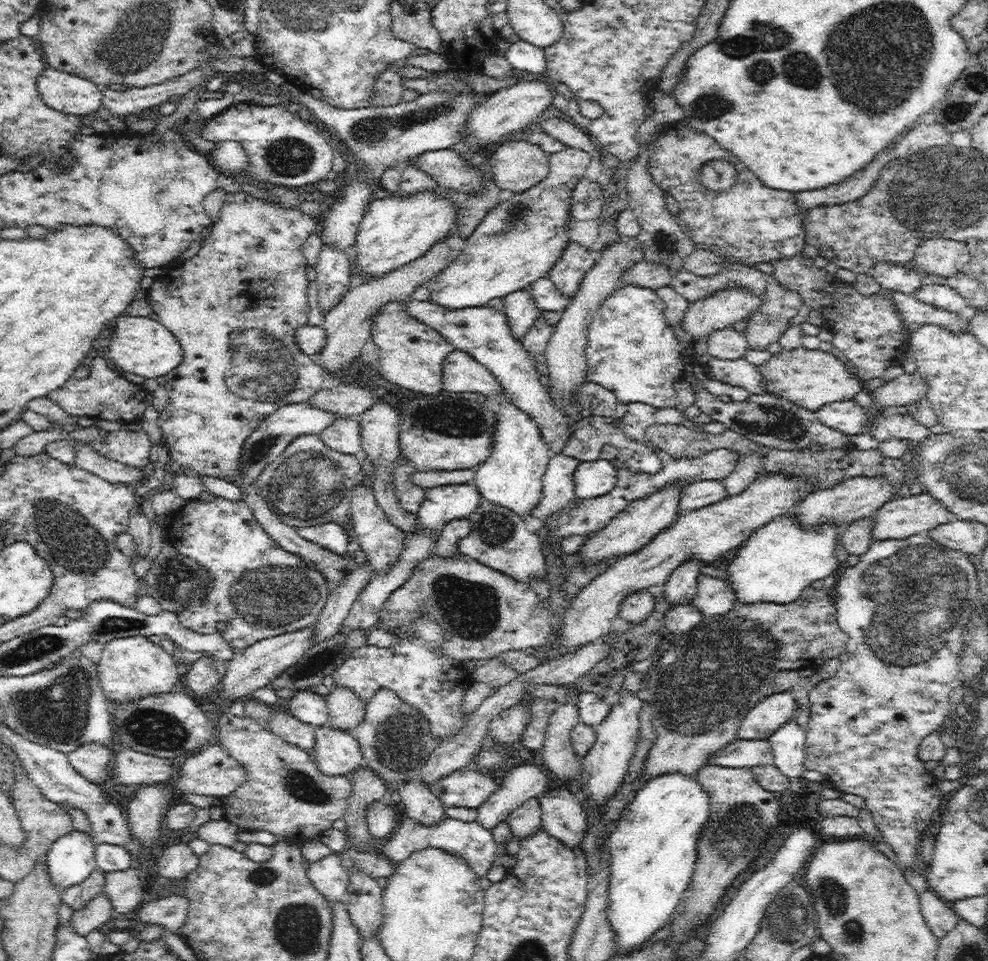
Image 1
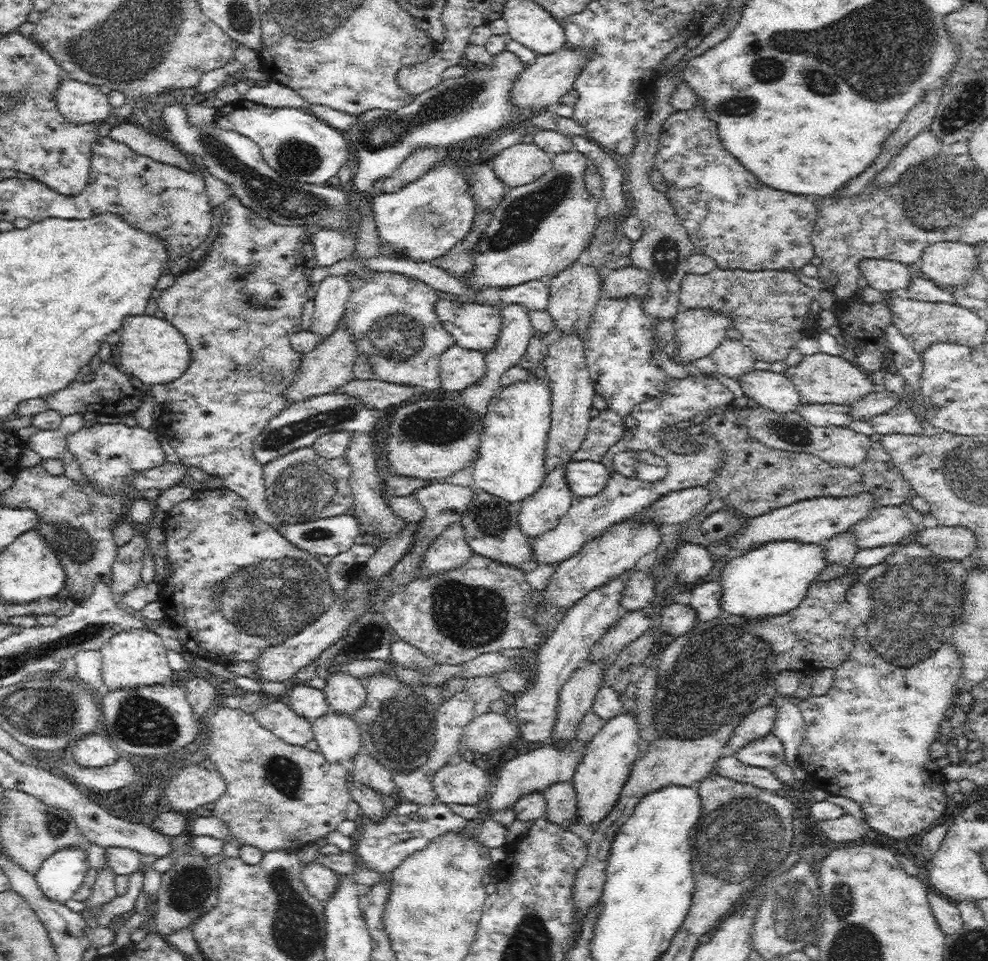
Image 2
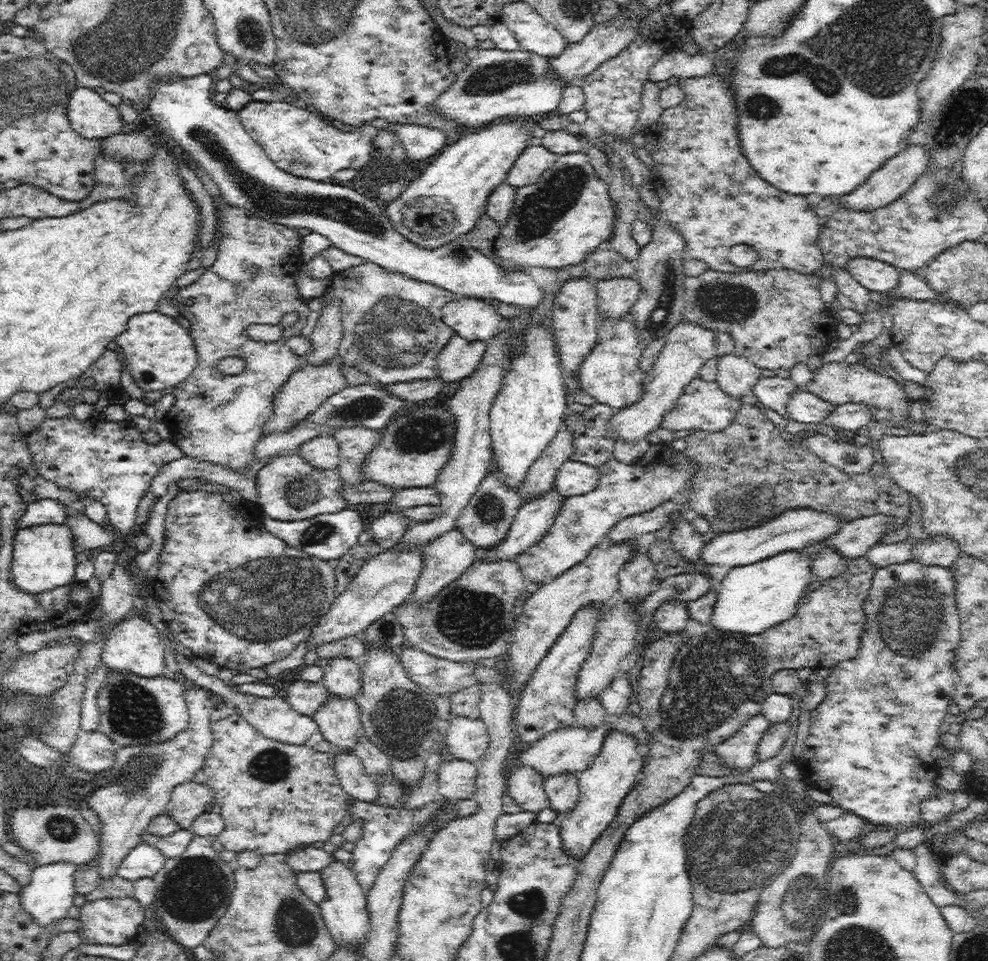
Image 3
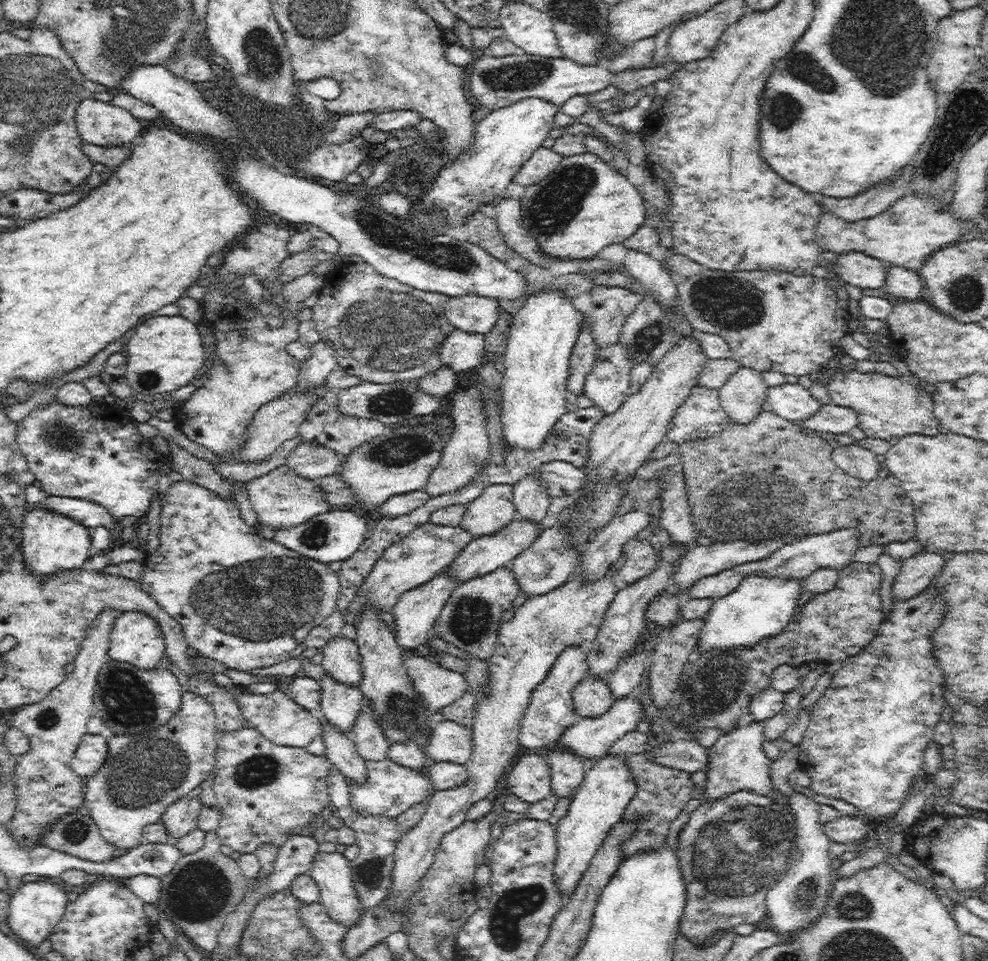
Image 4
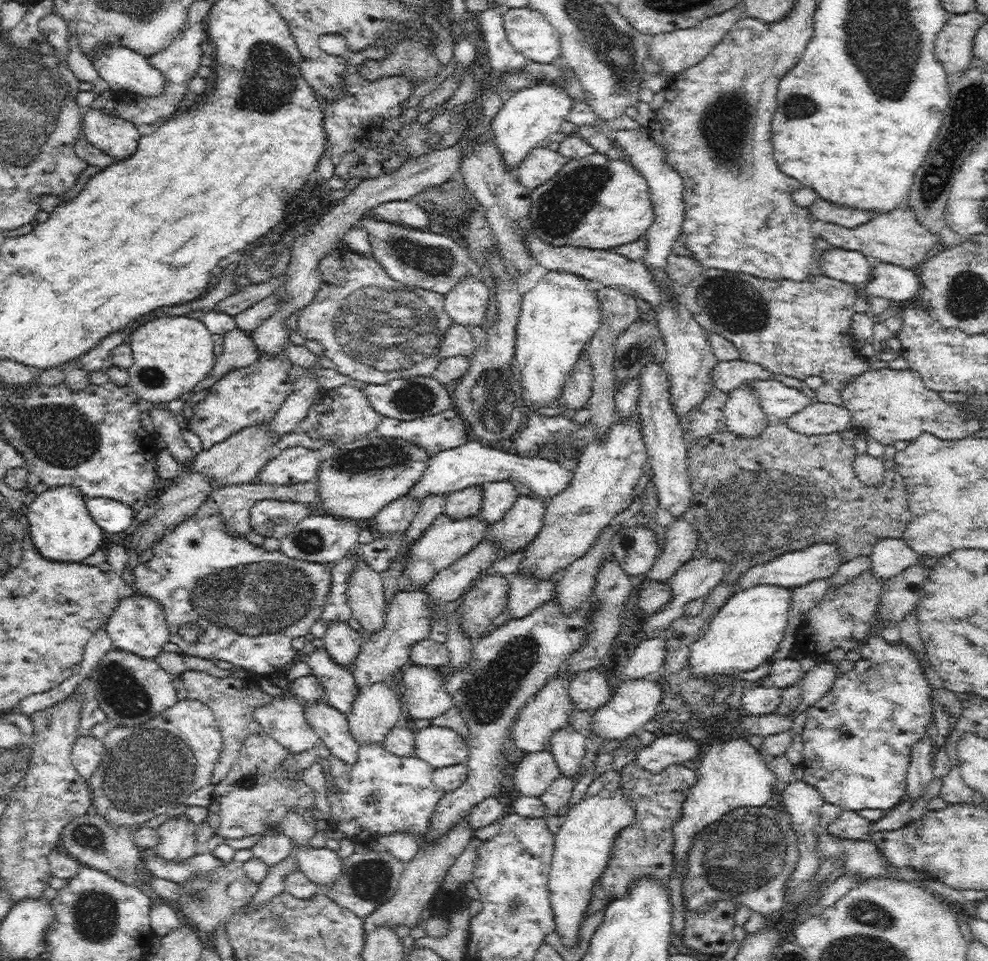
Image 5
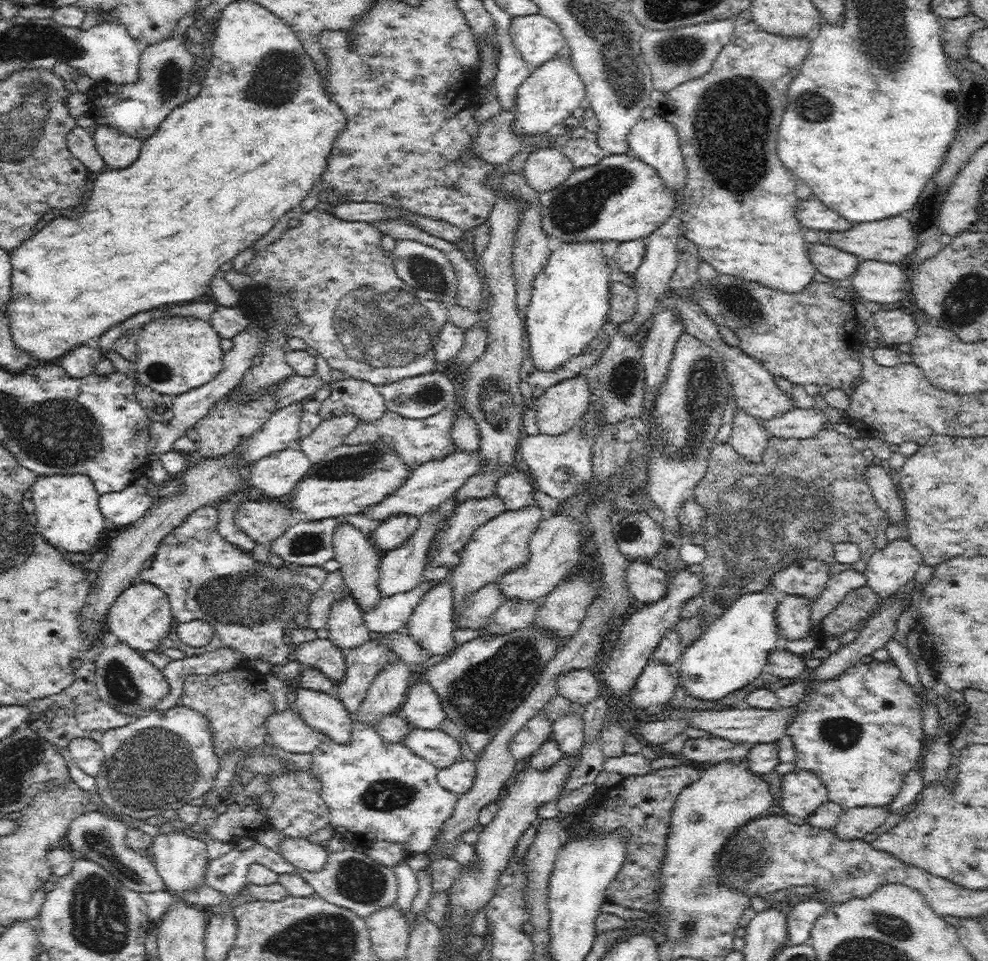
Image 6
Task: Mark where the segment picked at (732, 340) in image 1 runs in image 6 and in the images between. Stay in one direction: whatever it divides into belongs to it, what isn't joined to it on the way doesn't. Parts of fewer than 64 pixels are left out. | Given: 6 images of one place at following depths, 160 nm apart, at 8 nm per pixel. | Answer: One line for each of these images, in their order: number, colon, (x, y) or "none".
2: (733, 358)
3: (737, 376)
4: (742, 396)
5: (744, 416)
6: (749, 438)

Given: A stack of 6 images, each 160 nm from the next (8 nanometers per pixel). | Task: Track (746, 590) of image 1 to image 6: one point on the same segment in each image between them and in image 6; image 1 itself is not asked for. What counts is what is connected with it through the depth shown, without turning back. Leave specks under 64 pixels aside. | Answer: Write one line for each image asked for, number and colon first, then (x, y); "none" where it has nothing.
2: (772, 579)
3: (751, 599)
4: (761, 606)
5: (745, 632)
6: (730, 654)

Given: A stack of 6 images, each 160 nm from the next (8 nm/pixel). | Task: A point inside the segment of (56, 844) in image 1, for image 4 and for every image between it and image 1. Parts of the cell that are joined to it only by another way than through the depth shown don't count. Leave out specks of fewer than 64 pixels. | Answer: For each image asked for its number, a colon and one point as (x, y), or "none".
2: (59, 877)
3: (48, 896)
4: (35, 909)

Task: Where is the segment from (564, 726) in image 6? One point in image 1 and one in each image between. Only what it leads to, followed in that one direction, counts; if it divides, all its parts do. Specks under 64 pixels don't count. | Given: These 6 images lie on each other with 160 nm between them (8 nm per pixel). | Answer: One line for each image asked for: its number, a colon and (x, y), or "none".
1: (563, 817)
2: (561, 799)
3: (562, 790)
4: (567, 769)
5: (569, 747)

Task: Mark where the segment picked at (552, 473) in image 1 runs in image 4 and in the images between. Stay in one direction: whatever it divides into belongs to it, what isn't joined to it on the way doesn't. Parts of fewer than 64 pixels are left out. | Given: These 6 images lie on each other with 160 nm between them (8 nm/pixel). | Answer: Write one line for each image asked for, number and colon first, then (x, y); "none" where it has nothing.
2: (541, 511)
3: (534, 518)
4: (482, 555)

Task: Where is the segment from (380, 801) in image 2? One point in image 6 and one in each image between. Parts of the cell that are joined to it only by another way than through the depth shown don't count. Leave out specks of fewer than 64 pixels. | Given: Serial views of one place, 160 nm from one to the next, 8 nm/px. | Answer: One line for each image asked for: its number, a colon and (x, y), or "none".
3: (354, 780)
4: (341, 752)
5: (332, 727)
6: (324, 712)

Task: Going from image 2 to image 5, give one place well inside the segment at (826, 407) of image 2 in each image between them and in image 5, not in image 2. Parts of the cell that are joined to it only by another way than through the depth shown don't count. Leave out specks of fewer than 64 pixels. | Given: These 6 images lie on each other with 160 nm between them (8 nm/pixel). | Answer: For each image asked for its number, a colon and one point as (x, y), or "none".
3: (802, 406)
4: (793, 402)
5: (775, 398)

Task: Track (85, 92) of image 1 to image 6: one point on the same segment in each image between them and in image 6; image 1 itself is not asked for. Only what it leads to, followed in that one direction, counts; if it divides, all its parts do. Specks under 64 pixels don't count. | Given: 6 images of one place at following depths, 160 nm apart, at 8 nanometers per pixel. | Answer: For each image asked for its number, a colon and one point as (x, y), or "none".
2: (78, 102)
3: (90, 115)
4: (105, 124)
5: (118, 137)
6: (118, 150)

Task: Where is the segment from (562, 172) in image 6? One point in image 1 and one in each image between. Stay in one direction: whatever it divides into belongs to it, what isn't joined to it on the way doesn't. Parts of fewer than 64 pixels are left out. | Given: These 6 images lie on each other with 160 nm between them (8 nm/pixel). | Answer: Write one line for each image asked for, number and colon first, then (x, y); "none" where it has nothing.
1: (517, 165)
2: (522, 163)
3: (528, 167)
4: (544, 160)
5: (541, 164)

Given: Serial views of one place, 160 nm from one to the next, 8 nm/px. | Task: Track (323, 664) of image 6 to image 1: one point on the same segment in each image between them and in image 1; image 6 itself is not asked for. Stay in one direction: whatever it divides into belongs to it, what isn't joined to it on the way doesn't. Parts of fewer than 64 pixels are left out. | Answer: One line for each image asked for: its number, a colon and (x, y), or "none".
1: (337, 752)
2: (338, 738)
3: (338, 719)
4: (341, 704)
5: (341, 690)

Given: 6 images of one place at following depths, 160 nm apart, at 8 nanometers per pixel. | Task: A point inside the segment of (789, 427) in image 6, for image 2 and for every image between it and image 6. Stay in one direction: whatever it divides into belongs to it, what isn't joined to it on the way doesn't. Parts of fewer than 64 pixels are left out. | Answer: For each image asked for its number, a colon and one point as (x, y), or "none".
2: (880, 401)
3: (849, 416)
4: (830, 418)
5: (818, 418)

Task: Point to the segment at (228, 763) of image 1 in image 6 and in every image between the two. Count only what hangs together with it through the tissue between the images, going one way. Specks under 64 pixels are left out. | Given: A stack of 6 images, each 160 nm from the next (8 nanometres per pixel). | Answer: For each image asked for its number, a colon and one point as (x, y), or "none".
2: (195, 785)
3: (188, 800)
4: (181, 817)
5: (177, 842)
6: (181, 860)

